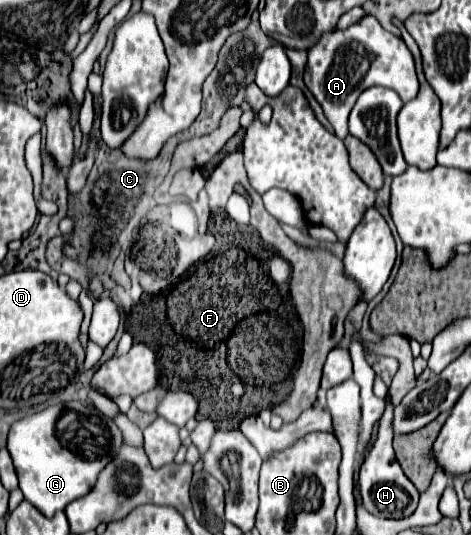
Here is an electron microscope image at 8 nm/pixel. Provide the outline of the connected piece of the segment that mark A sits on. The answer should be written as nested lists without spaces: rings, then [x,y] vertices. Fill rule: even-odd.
[[[364,16],[346,30],[324,34],[320,42],[308,50],[304,82],[320,102],[324,116],[334,128],[334,134],[342,140],[348,136],[348,116],[356,104],[356,98],[372,84],[386,84],[386,88],[394,90],[402,102],[408,102],[418,94],[418,78],[410,50],[402,38],[388,34],[374,16]],[[358,42],[363,44],[367,52],[360,52]]]

